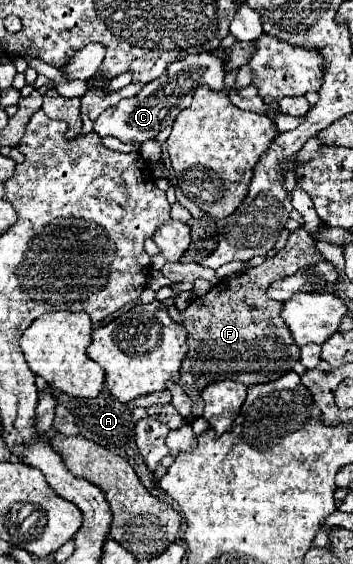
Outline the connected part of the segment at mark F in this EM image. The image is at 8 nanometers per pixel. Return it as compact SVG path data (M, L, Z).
M300 227L300 229L290 233L286 247L278 255L266 259L260 267L246 269L234 281L224 281L224 283L212 287L204 297L196 297L194 301L190 301L190 305L184 311L180 311L176 305L168 307L168 315L176 323L184 325L186 331L188 331L188 355L182 361L178 383L184 387L184 391L192 399L192 415L202 415L202 405L200 405L202 397L200 397L200 393L210 383L216 383L216 381L222 381L222 379L240 381L244 385L270 383L270 381L276 381L276 379L280 379L280 377L284 377L286 373L292 371L294 363L300 357L300 347L294 343L286 323L280 317L282 303L272 301L270 297L266 297L264 291L270 287L272 281L282 279L286 275L294 275L300 267L310 267L310 265L320 263L320 261L324 261L324 259L322 259L322 253L316 251L316 241Z

